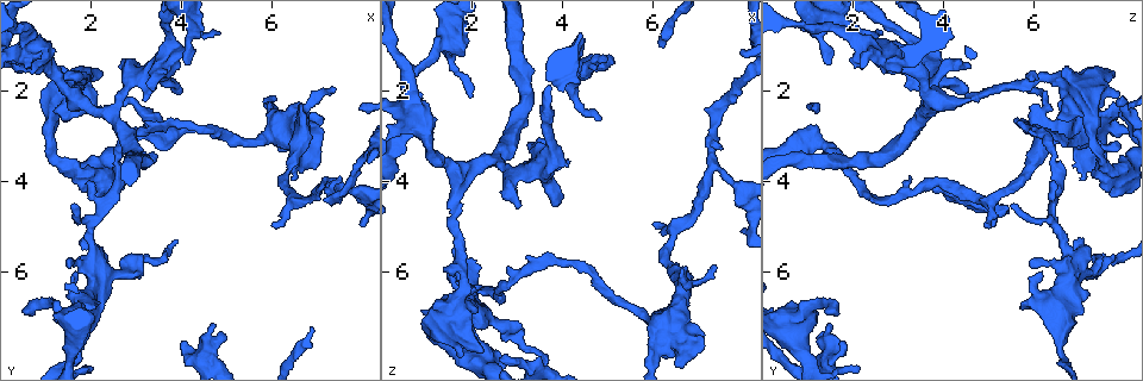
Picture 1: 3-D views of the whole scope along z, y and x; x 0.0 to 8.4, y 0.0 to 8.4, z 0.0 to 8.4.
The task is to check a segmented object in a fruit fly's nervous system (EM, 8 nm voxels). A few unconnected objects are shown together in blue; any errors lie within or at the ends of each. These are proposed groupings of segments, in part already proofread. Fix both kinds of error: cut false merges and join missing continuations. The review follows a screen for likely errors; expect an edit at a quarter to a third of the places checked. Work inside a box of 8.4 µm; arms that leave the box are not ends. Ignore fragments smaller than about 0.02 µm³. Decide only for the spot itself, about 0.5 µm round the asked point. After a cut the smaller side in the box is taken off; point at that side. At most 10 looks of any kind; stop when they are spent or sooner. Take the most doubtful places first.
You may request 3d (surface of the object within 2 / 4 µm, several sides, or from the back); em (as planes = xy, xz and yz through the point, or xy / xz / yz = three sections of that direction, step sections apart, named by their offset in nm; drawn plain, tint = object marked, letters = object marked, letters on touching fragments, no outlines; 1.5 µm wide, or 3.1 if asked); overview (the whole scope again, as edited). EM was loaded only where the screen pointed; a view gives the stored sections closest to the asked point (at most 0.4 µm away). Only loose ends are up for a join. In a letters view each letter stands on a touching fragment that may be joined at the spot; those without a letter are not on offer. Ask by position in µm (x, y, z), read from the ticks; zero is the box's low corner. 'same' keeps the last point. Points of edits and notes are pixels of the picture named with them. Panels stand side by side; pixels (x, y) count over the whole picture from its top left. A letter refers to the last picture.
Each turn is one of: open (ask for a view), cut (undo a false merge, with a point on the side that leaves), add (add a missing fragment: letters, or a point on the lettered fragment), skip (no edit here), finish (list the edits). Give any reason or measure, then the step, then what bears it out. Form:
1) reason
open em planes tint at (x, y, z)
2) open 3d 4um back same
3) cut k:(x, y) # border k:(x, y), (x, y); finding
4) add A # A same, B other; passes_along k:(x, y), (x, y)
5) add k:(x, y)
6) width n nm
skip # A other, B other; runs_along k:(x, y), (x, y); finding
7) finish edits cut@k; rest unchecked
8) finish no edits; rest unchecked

thin end
open em planes tint at (7.40, 1.95, 5.85)

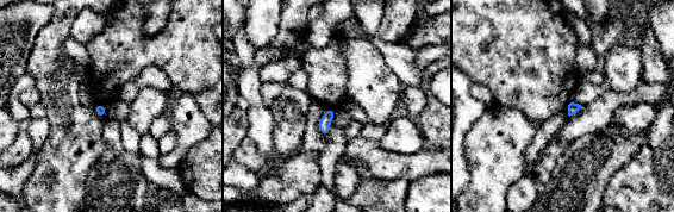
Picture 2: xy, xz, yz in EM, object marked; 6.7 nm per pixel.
open em planes letters same

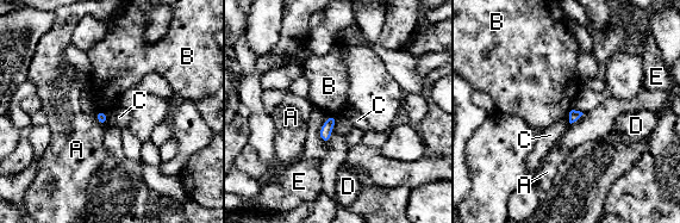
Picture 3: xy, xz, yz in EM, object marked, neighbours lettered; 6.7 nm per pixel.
skip # A other, B other, C other, D other, E other; border 3:(98, 110), (106, 113); none of them fits

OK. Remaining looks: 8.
arms part here
open 3d 4um at (4.45, 7.95, 1.45)

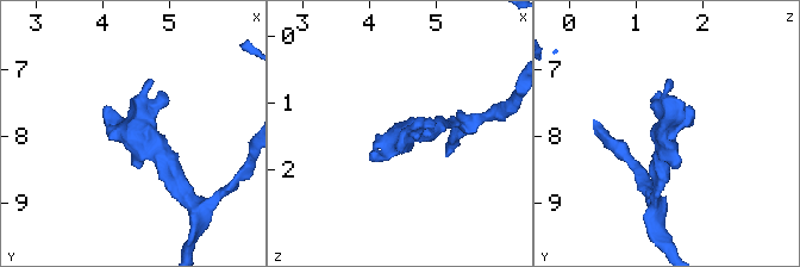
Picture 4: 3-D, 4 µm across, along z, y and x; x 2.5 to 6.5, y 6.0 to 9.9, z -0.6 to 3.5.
open em planes letters at (4.50, 7.95, 1.45)

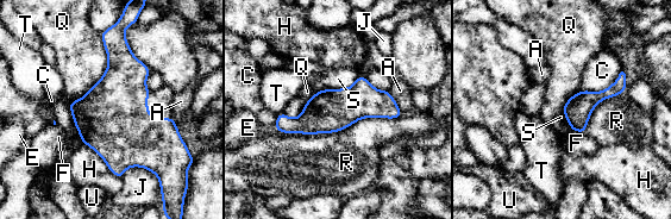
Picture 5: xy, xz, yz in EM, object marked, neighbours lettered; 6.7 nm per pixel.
width 280 nm; longest_contact R 900 nm
skip # A other, C other, E other, F other, H other, J other, Q other, R other, S other, T other, U other; all the same neuron

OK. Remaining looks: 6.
an open end
open 3d 4um at (2.00, 3.95, 6.50)

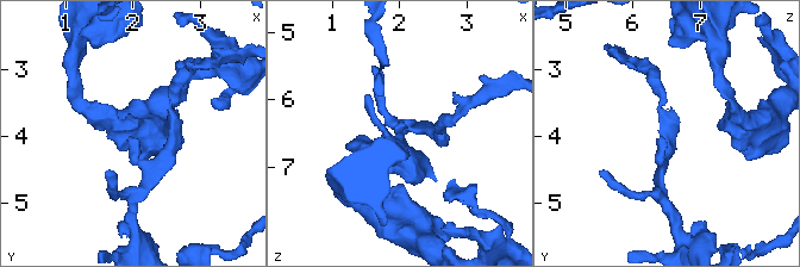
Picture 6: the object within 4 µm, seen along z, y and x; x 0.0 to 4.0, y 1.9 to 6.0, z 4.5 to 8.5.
now the EM
open em planes letters at (1.95, 4.00, 6.50)

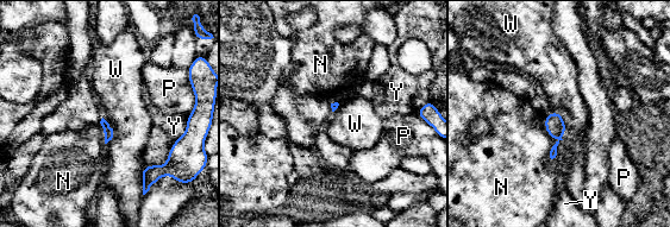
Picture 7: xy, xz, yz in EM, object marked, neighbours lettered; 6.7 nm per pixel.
skip # N other, P other, W other, Y other; border 7:(102, 117), (112, 128), (106, 144); no lettered fragment goes on from it

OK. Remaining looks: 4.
sudden change in width
open em planes letters at (6.40, 3.60, 6.05)

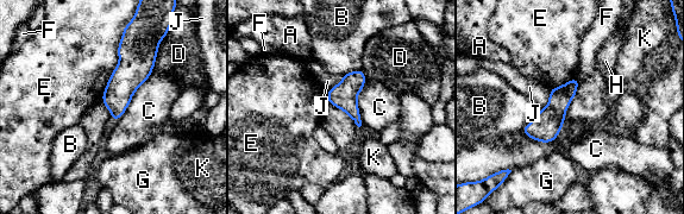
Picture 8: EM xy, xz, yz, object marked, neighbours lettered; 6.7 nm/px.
skip # A other, B other, C other, D other, E other, F other, G other, H other, J other, K other; border 8:(130, 21), (100, 100); continuous, no second neuron

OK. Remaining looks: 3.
finish no edits; rest unchecked

